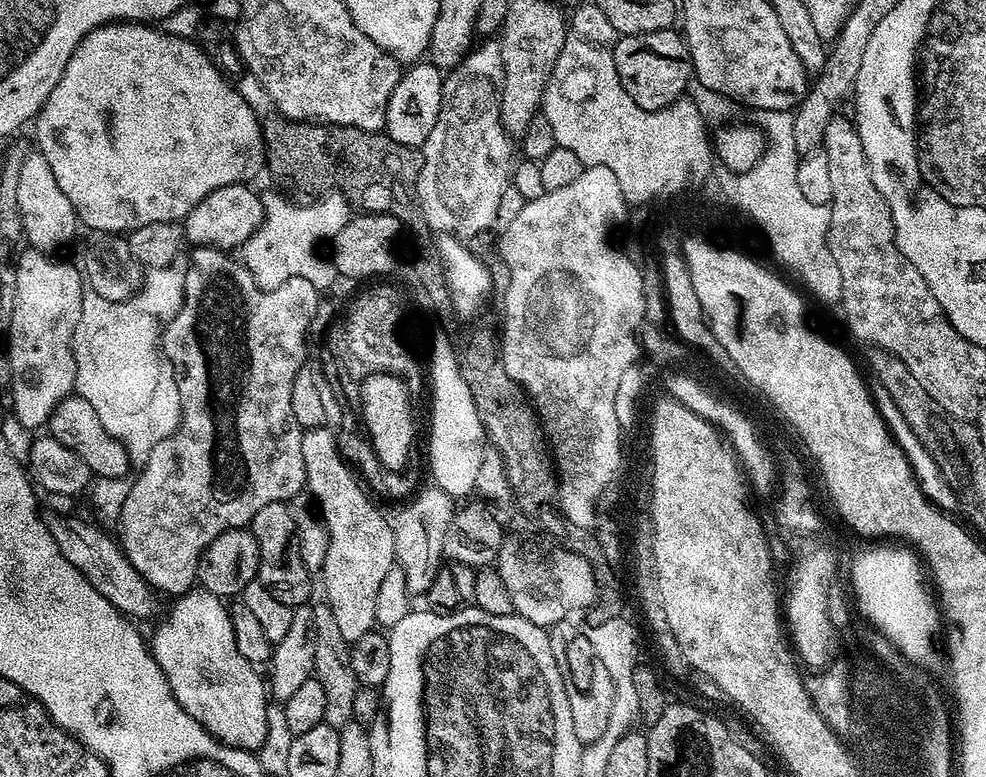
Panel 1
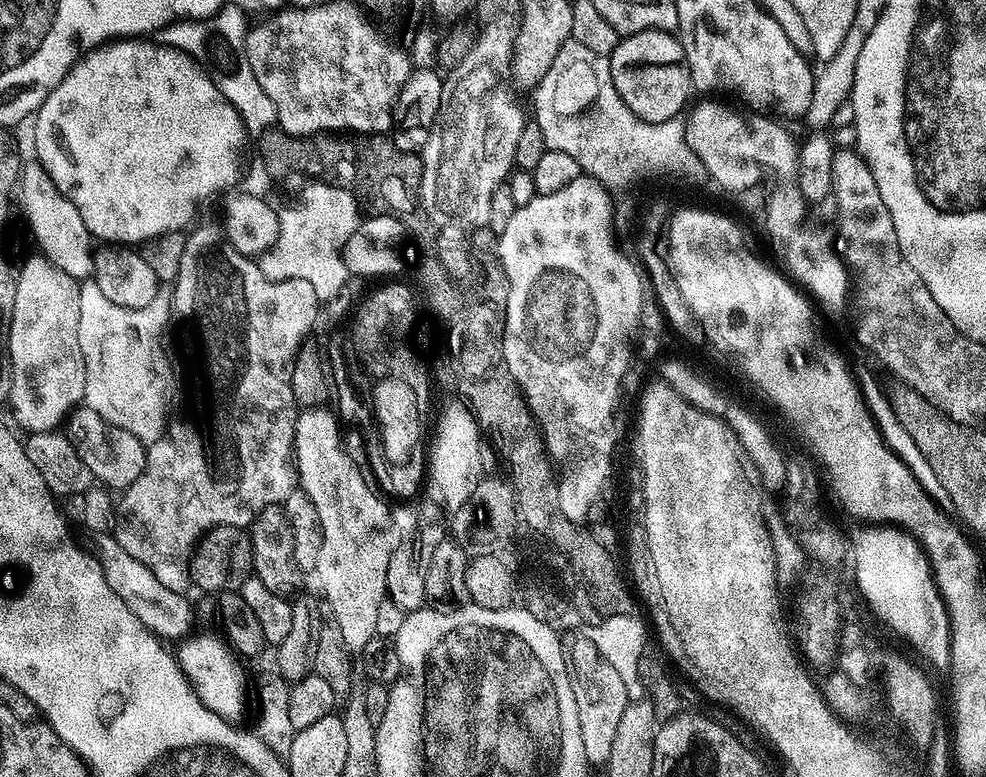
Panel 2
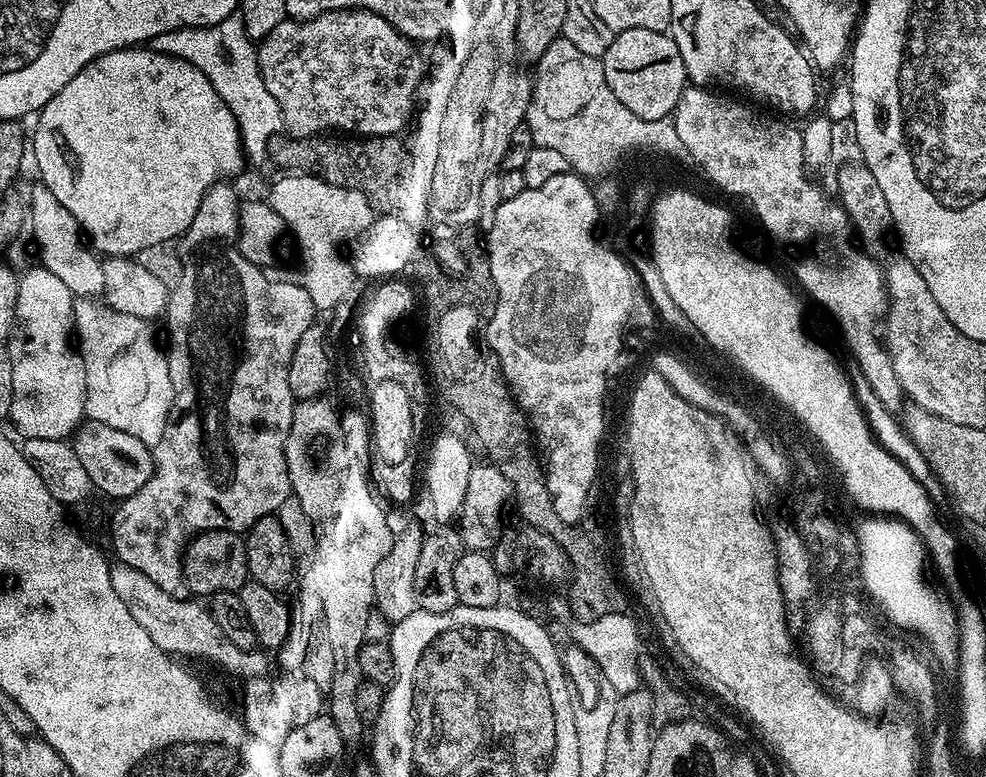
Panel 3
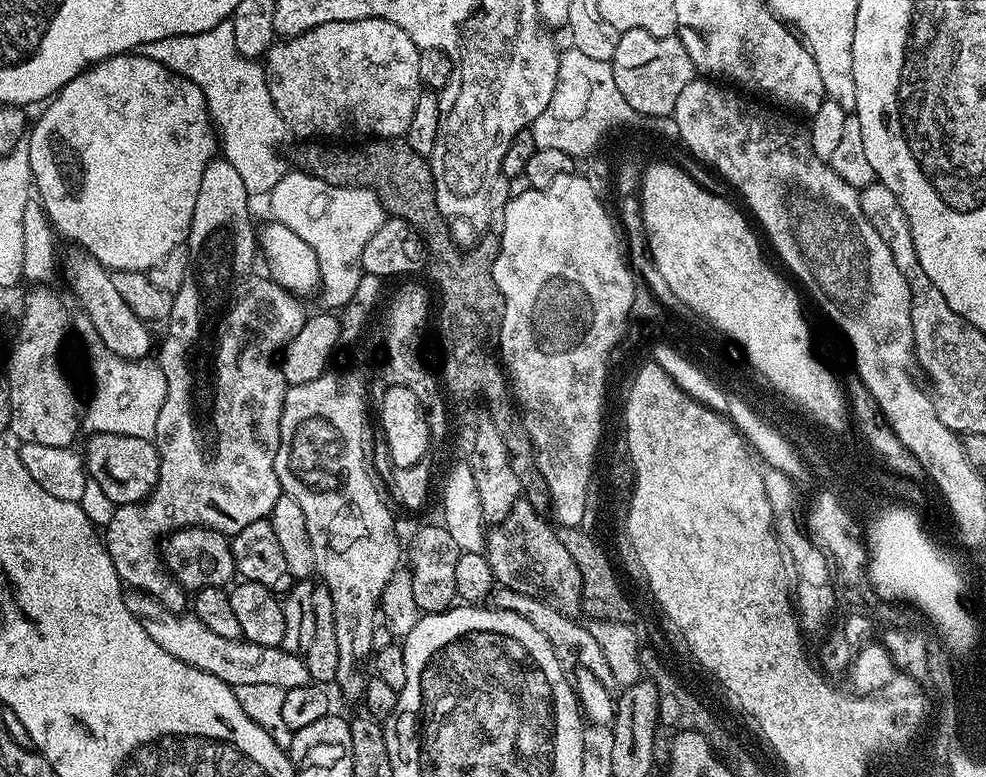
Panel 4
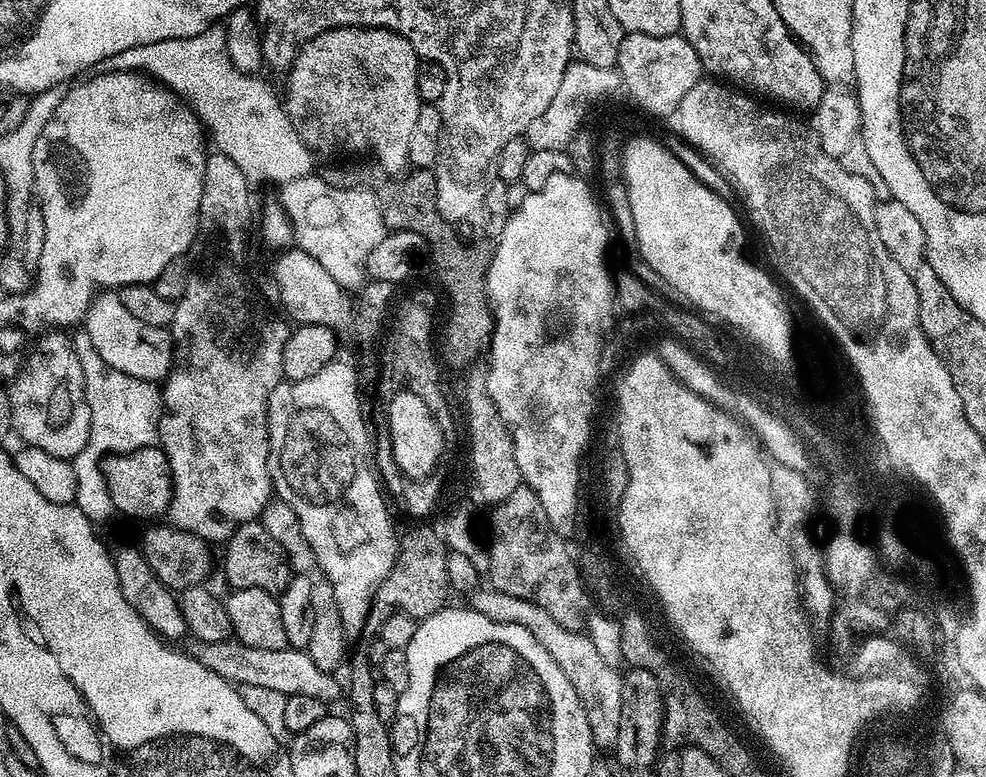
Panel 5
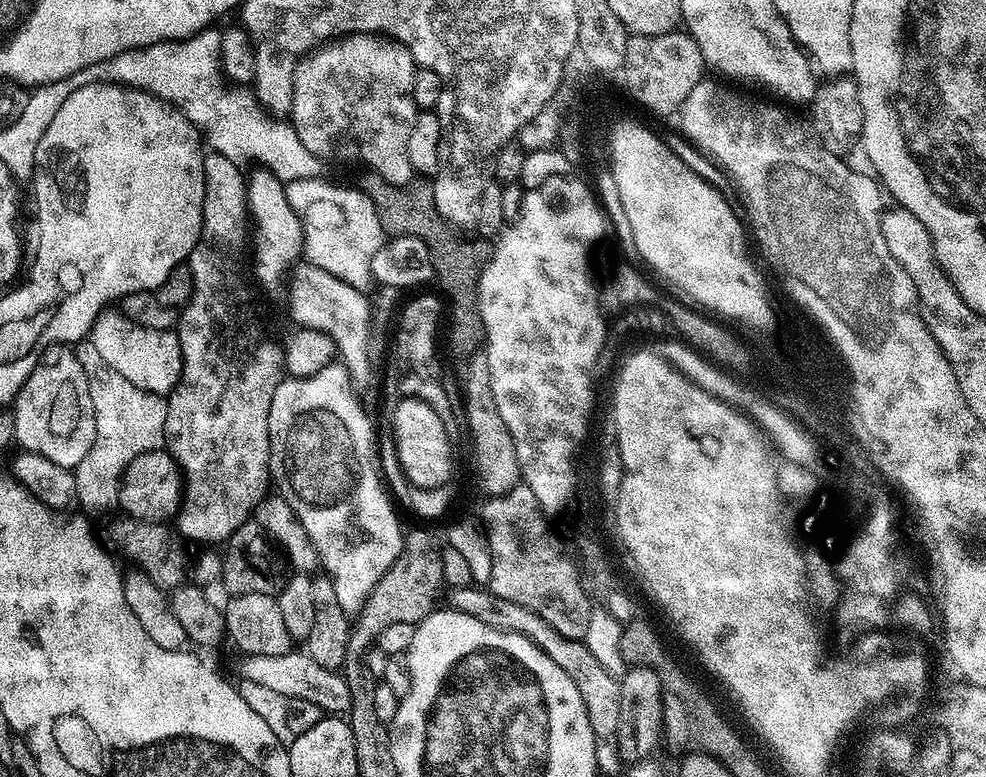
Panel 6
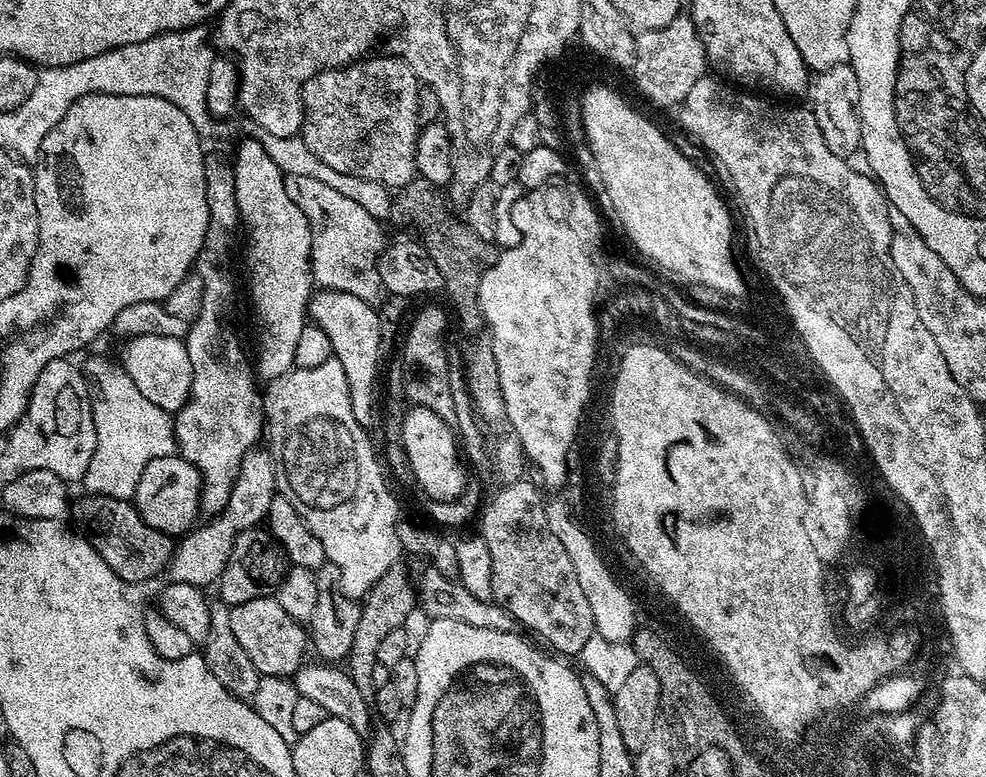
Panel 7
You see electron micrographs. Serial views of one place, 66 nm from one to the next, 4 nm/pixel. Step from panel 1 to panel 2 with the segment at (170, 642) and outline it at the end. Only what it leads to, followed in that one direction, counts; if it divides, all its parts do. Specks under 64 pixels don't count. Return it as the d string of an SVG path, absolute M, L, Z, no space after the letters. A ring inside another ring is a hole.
M189 635L179 645L178 663L188 687L209 711L227 722L240 722L238 720L244 716L244 699L248 696L248 688L244 685L244 668L240 665L243 663L227 643L219 635L216 636Z

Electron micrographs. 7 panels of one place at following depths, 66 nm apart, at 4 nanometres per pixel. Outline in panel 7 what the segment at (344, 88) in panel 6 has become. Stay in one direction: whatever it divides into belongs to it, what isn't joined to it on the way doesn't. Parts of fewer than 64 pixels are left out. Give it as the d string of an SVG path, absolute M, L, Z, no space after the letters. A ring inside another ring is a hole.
M372 54L367 58L361 58L348 64L344 68L331 68L325 72L320 72L314 78L310 78L304 83L304 126L302 129L302 139L306 142L306 146L311 150L317 158L322 162L326 162L326 166L330 166L333 170L339 170L341 174L354 174L354 178L366 178L370 182L378 182L382 187L389 190L399 190L411 184L417 179L416 170L416 140L420 137L422 125L418 118L418 94L421 85L418 83L418 77L412 71L409 64L400 59L398 56L391 54Z

